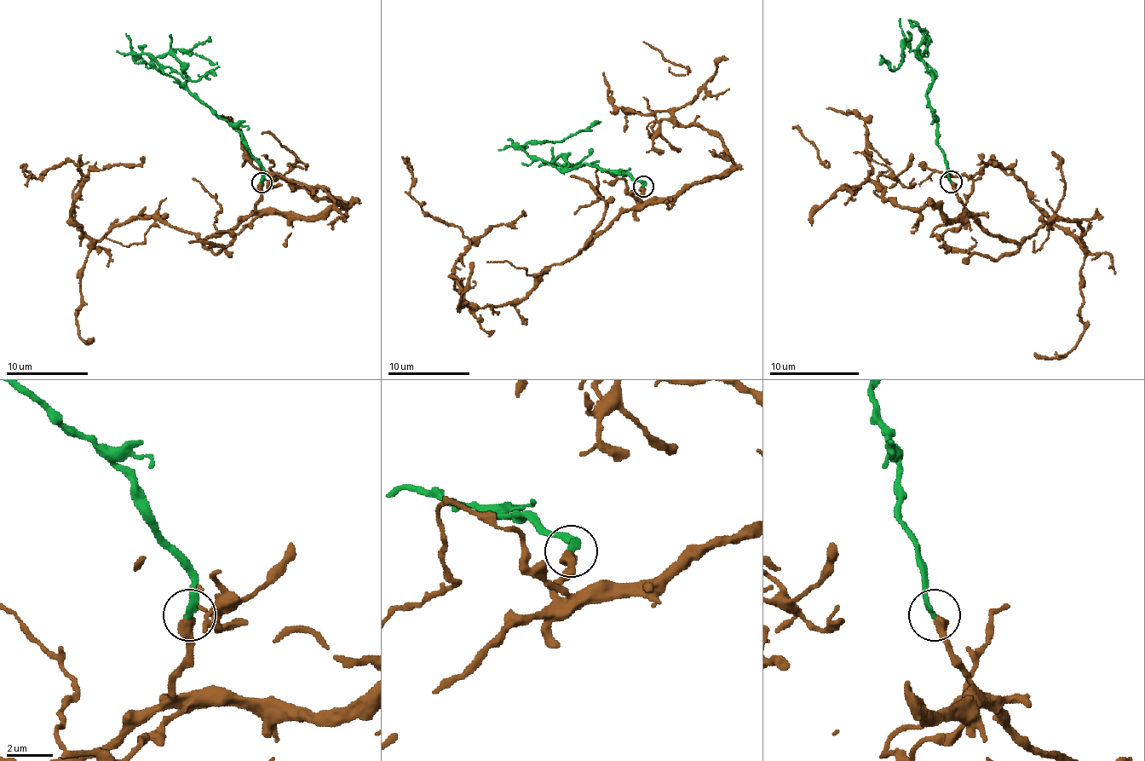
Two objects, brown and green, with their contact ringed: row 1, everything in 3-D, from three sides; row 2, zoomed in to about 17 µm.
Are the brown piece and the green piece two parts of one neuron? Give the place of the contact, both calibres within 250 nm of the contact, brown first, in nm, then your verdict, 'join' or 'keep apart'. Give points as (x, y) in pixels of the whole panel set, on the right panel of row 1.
place (951, 181); calibres 420 and 280 nm; join

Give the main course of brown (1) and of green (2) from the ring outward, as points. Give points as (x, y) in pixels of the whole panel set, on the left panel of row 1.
1: (261, 182), (229, 230), (204, 238), (142, 217), (94, 240), (73, 217), (87, 176), (75, 164), (25, 185)
2: (261, 182), (261, 164), (247, 141), (175, 80), (139, 57), (149, 53), (187, 80), (204, 77), (219, 66)

